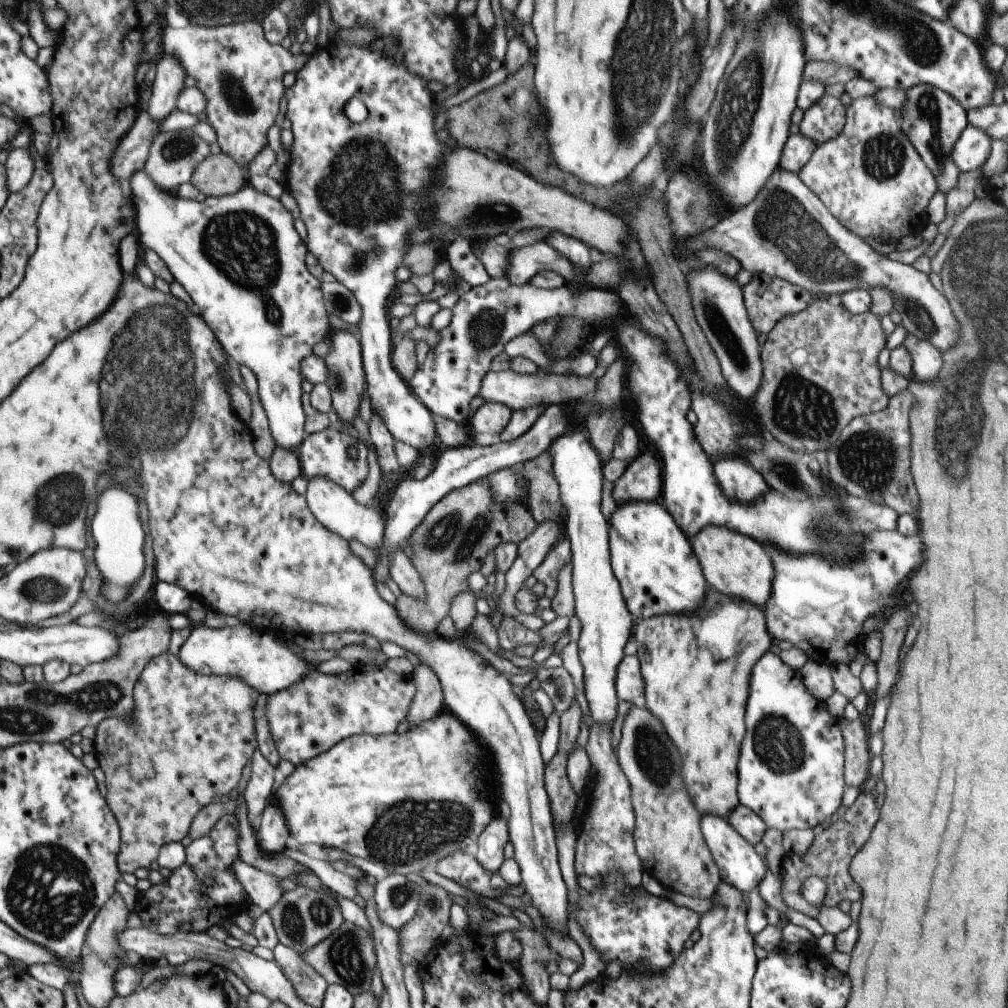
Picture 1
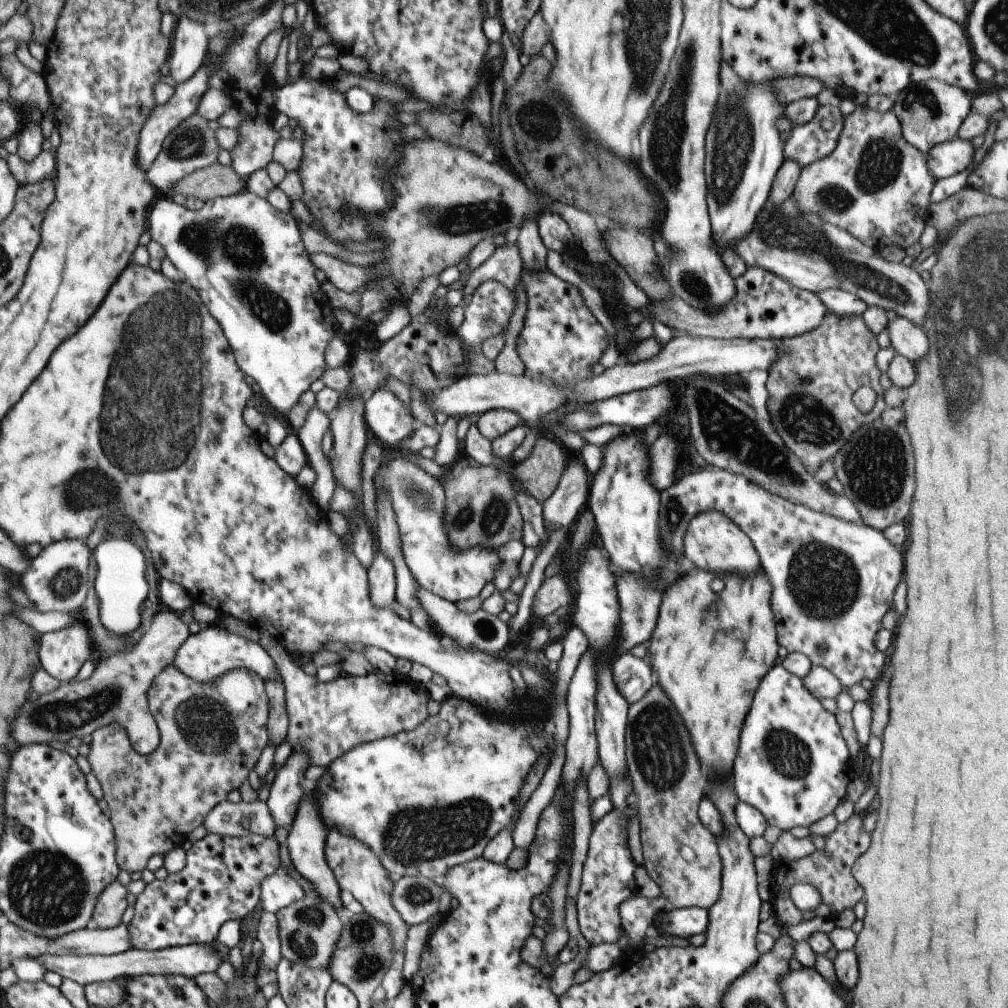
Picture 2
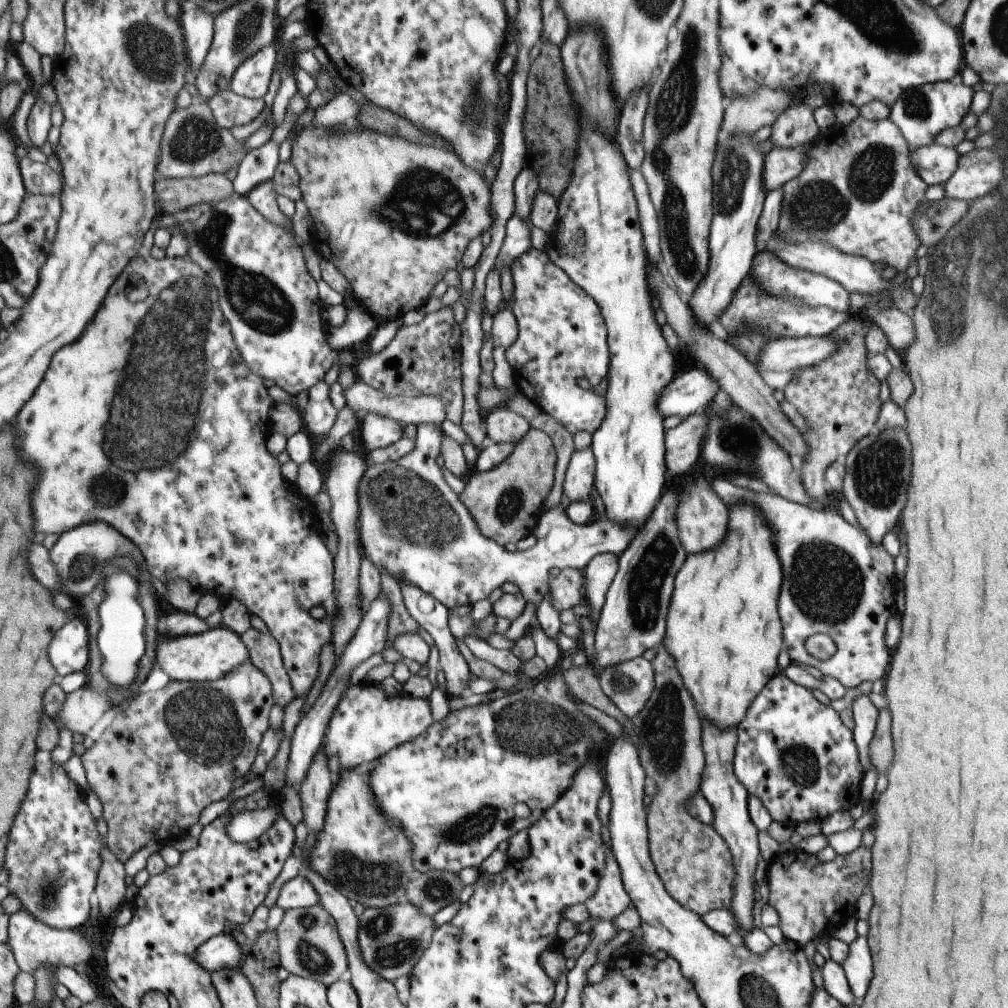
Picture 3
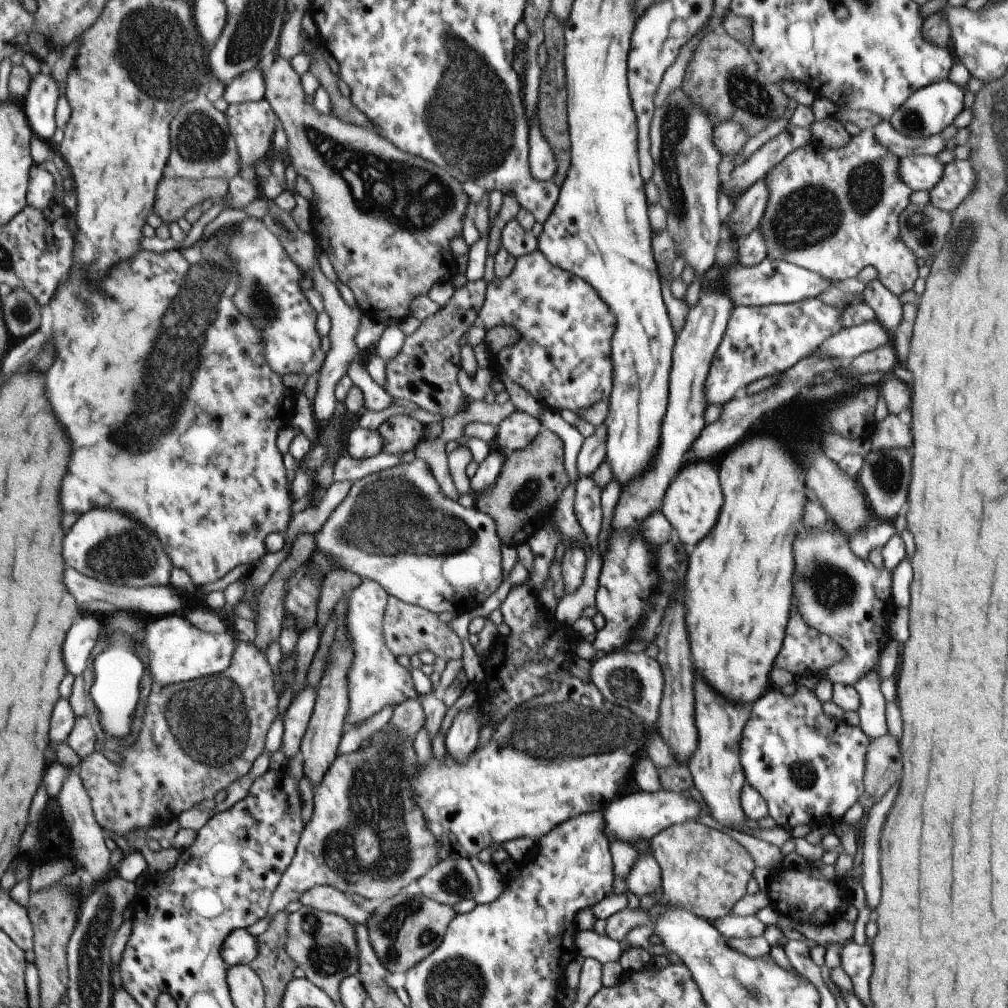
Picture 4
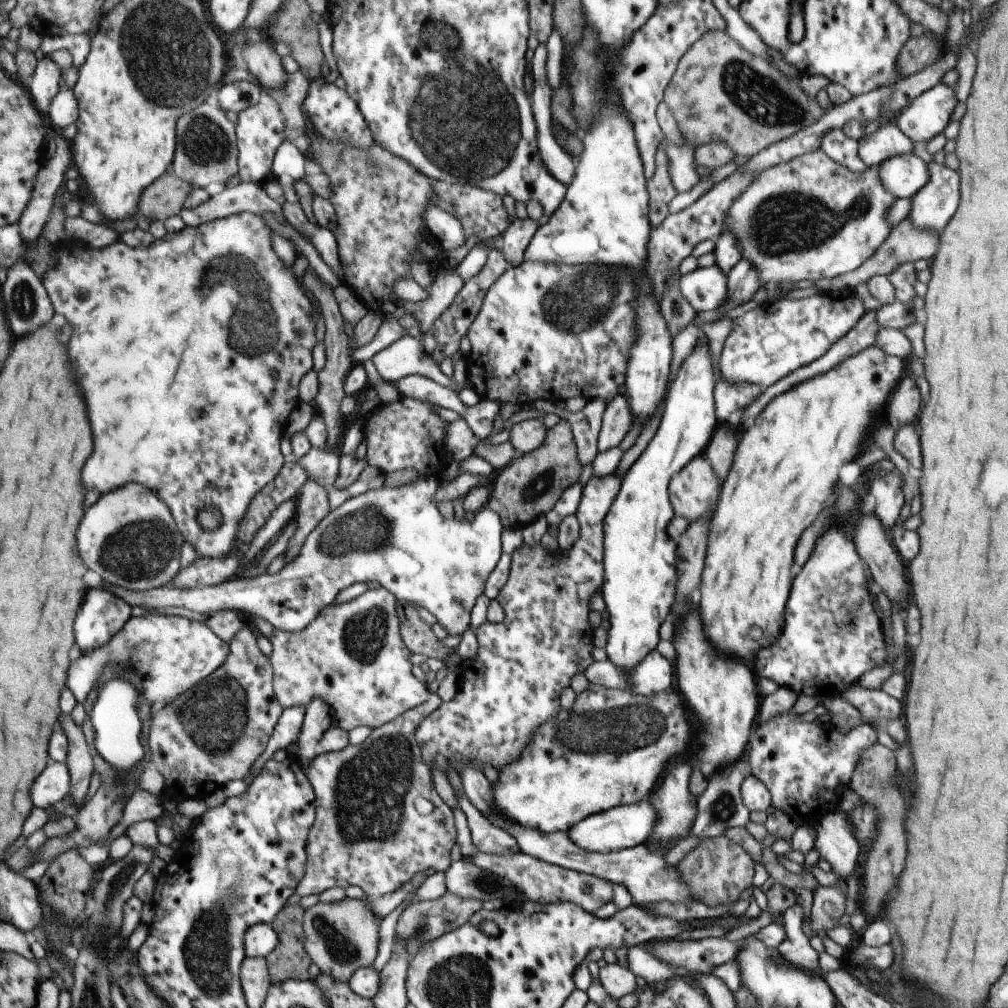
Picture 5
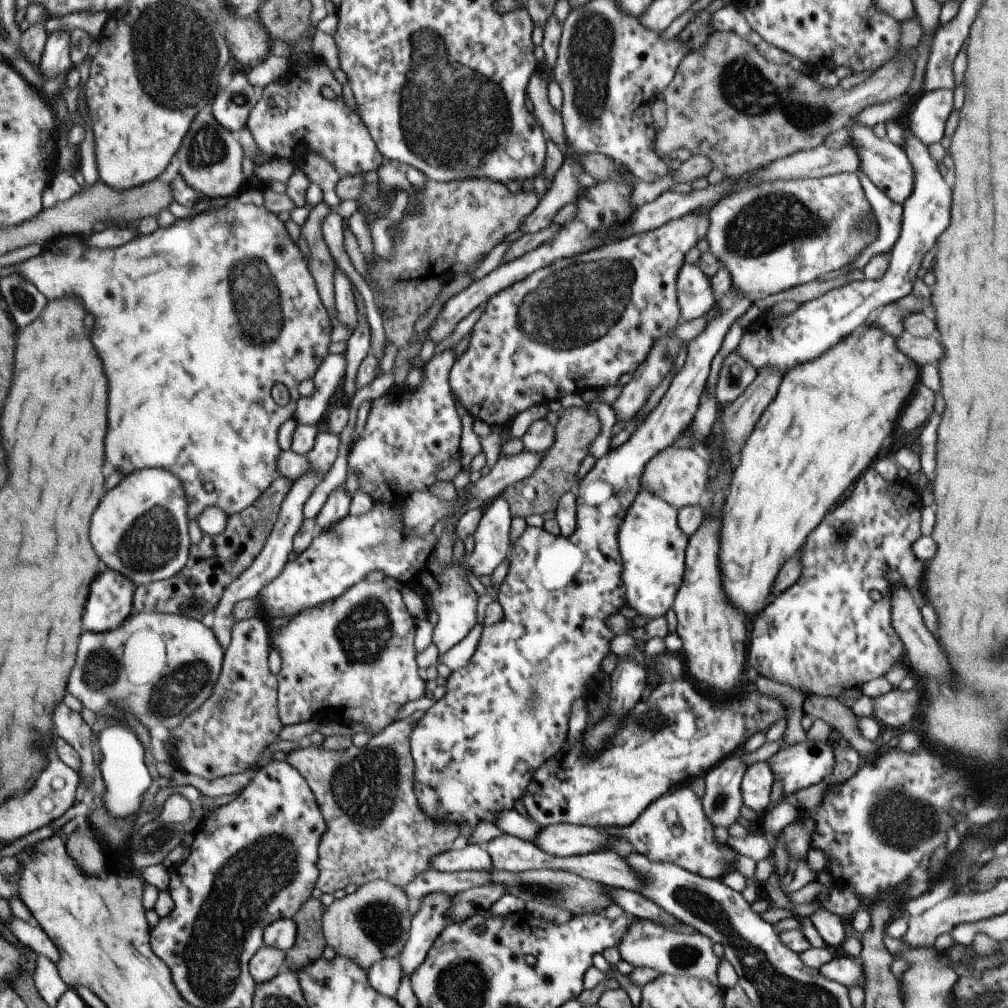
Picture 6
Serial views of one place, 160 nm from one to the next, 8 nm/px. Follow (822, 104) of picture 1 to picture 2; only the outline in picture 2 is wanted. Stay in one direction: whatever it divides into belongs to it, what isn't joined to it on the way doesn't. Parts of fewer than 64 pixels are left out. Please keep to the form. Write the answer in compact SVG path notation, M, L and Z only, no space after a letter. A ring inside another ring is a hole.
M819 105L813 118L807 124L794 126L788 138L782 142L782 160L793 161L801 169L808 167L813 161L827 156L833 148L843 124L843 116L838 107Z

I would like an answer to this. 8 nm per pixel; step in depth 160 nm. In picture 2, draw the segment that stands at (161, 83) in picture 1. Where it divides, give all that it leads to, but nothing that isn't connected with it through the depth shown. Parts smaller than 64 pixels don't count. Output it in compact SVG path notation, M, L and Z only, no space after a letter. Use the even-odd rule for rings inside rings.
M180 14L176 26L171 30L170 54L166 60L169 64L169 76L177 84L185 82L194 75L194 72L202 65L206 56L206 44L208 43L203 23L190 19L188 16Z

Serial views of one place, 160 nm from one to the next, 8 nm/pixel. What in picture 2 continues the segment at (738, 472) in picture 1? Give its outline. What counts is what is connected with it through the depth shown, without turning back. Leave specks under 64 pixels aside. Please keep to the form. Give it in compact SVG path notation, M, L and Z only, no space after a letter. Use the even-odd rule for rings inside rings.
M707 468L707 470L701 470L697 474L689 474L689 476L679 478L675 484L671 484L669 488L665 488L661 492L661 506L659 506L659 522L657 522L657 526L659 526L659 540L661 540L663 548L667 552L671 550L675 554L681 554L681 538L683 538L683 532L685 532L683 528L689 524L689 520L697 512L709 510L709 508L719 510L721 514L729 516L729 520L733 520L737 524L737 528L741 528L751 541L757 553L760 568L765 571L771 585L771 610L773 610L773 620L775 628L777 628L777 642L779 642L779 646L783 646L787 653L798 652L804 654L810 660L812 666L827 669L840 682L843 689L849 688L853 684L859 684L861 680L875 682L885 666L885 655L880 650L877 650L874 638L877 631L881 629L881 618L883 618L883 615L889 608L892 608L891 598L893 598L893 589L897 586L897 582L901 578L901 570L903 570L903 556L901 556L901 552L883 536L882 531L875 530L863 523L852 523L832 517L824 512L815 512L799 503L791 504L789 500L777 498L777 496L757 488L755 484L749 484L749 480L745 480L743 476L735 476L735 474L729 474L729 472L719 470L719 468Z

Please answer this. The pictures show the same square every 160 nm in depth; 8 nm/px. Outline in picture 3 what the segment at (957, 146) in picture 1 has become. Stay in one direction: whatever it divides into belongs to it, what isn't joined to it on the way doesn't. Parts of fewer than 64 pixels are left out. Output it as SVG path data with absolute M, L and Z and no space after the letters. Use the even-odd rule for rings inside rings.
M928 144L912 150L913 170L927 184L943 185L955 172L959 154L953 148L941 144Z

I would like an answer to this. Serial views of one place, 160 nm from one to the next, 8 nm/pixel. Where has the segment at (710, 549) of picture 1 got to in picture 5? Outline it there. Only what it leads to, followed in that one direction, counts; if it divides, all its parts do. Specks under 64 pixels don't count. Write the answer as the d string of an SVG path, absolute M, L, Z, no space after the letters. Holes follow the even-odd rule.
M701 456L689 460L669 479L668 499L675 516L683 516L688 522L697 518L711 518L717 502L719 482L709 462Z

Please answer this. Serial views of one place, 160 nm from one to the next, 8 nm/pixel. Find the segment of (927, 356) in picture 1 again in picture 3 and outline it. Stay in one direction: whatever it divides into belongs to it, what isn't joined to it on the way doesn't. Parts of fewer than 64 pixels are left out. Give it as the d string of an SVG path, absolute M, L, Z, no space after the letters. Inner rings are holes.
M869 306L867 316L884 333L886 342L901 356L915 340L915 328L909 314L897 308Z

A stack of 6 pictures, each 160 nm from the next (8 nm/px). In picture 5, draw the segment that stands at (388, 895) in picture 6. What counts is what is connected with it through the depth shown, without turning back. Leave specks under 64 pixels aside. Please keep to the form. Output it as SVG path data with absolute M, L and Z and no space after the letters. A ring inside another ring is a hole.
M345 896L337 902L318 902L304 910L304 949L320 973L329 973L338 981L348 981L358 968L372 964L377 956L380 920L370 909L368 900L367 897L353 899Z

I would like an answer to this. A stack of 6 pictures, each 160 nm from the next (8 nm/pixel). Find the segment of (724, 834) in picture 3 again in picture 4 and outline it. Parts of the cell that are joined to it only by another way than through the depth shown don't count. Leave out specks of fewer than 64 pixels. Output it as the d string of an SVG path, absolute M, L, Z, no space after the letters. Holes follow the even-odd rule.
M701 676L695 678L693 696L695 696L695 702L693 702L693 722L695 722L695 728L697 728L697 750L689 756L689 762L687 762L687 768L689 768L691 776L693 776L693 784L695 784L695 788L697 788L699 794L703 797L713 820L731 829L736 824L744 826L743 818L745 816L740 805L739 791L745 784L745 779L739 760L739 740L742 735L741 728L745 726L745 722L747 722L747 718L749 718L751 702L739 704L739 702L729 702L729 700L725 700L725 698L719 696L715 690L711 690L711 688L707 686L707 682L705 682Z

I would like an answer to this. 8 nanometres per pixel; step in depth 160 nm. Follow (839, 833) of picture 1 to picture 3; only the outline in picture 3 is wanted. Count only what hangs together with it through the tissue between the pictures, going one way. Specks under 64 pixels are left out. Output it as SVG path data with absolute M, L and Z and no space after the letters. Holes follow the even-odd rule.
M856 844L851 854L835 854L833 860L829 862L819 862L814 855L793 850L788 854L779 855L774 864L768 865L769 898L767 904L779 916L778 928L784 939L791 940L803 948L813 936L817 936L829 924L838 923L849 916L849 906L855 904L869 876L869 850L859 848L859 846L861 844Z

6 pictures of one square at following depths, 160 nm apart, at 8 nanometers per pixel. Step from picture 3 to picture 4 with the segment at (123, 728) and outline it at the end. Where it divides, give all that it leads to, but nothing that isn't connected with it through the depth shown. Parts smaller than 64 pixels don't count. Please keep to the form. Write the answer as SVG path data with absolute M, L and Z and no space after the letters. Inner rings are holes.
M236 635L233 640L233 654L223 672L173 683L161 688L157 694L149 694L137 742L123 752L123 764L115 766L117 782L113 782L113 766L105 766L103 755L91 754L77 763L81 784L90 798L93 818L102 829L107 828L122 837L129 830L163 825L202 800L213 799L219 790L248 773L253 760L263 752L269 725L278 716L279 695L273 689L271 669L264 652Z

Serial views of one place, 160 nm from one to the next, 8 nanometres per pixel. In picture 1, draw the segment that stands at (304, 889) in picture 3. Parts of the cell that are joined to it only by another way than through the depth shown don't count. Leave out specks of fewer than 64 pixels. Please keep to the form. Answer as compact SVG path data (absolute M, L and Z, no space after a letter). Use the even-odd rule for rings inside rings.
M239 856L237 860L231 864L233 870L233 878L237 880L237 884L241 884L250 902L258 906L262 912L266 912L275 906L275 902L284 894L283 890L279 888L279 879L275 876L269 876L245 864Z

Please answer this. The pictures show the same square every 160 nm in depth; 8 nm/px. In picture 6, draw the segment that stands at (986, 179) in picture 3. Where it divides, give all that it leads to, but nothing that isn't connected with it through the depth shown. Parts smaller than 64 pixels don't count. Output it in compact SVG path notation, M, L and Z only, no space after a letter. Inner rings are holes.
M901 119L898 123L905 138L902 150L907 154L913 168L913 184L909 197L901 205L900 234L893 247L887 252L887 271L877 280L851 281L819 298L803 302L799 304L797 310L787 315L770 318L766 311L762 312L760 317L755 318L751 325L742 330L739 344L735 348L735 352L743 360L747 360L755 372L763 366L773 366L783 370L785 374L793 366L799 366L805 360L813 360L825 348L833 348L840 339L843 340L849 335L856 337L859 332L863 332L864 326L877 308L910 294L911 282L915 280L915 274L919 270L925 252L935 244L937 236L949 224L951 188L943 182L945 178L939 173L937 163L931 160L926 147L909 132L905 119Z

